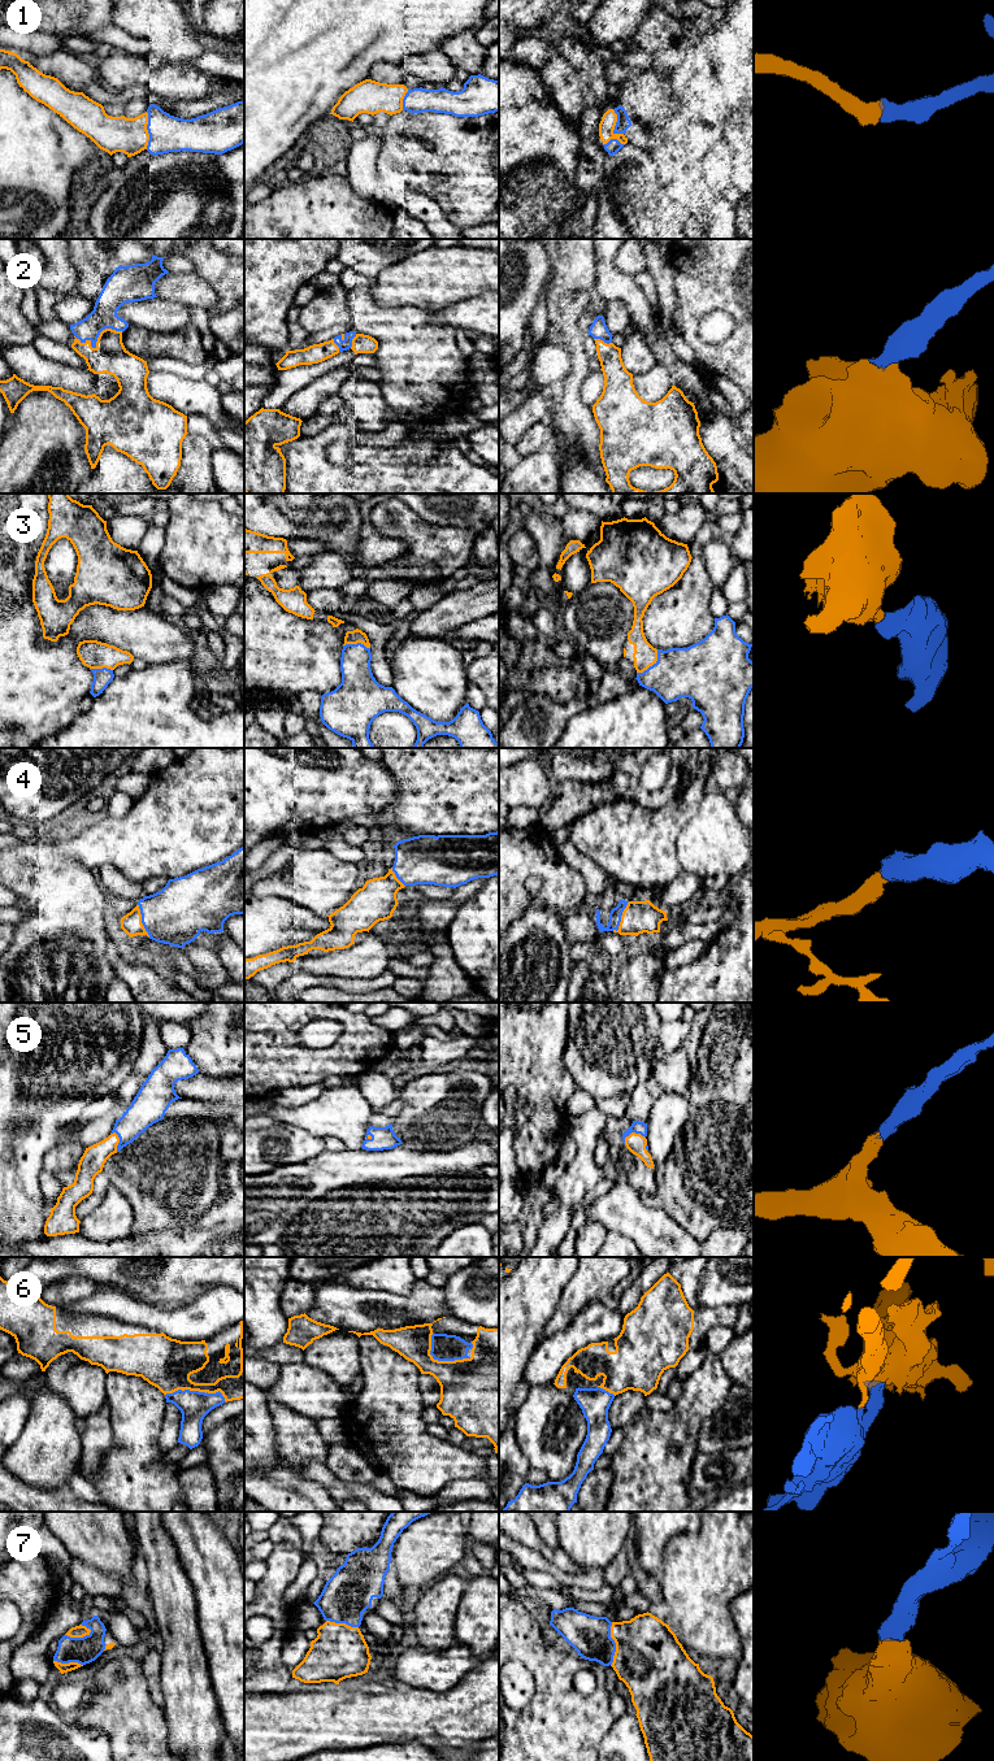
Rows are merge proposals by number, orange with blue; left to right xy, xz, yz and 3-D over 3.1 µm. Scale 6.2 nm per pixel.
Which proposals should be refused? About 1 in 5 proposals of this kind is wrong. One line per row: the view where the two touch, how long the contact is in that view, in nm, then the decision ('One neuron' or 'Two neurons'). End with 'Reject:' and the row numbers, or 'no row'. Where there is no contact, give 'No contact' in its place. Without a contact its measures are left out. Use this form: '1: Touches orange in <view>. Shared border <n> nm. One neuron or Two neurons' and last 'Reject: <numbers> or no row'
1: Touches orange in xy. Shared border 240 nm. One neuron
2: Touches orange in xy. Shared border 300 nm. One neuron
3: Touches orange in yz. Shared border 200 nm. One neuron
4: Touches orange in yz. Shared border 220 nm. One neuron
5: Touches orange in yz. Shared border 140 nm. One neuron
6: Touches orange in xy. Shared border 380 nm. One neuron
7: Touches orange in yz. Shared border 280 nm. One neuron
Reject: no row

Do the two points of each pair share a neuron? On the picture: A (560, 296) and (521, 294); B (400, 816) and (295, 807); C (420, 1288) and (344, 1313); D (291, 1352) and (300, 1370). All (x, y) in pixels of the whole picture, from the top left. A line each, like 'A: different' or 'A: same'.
A: different
B: different
C: same
D: different

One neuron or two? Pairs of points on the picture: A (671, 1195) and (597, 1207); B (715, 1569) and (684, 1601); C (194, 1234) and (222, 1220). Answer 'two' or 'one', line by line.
A: two
B: one
C: one

